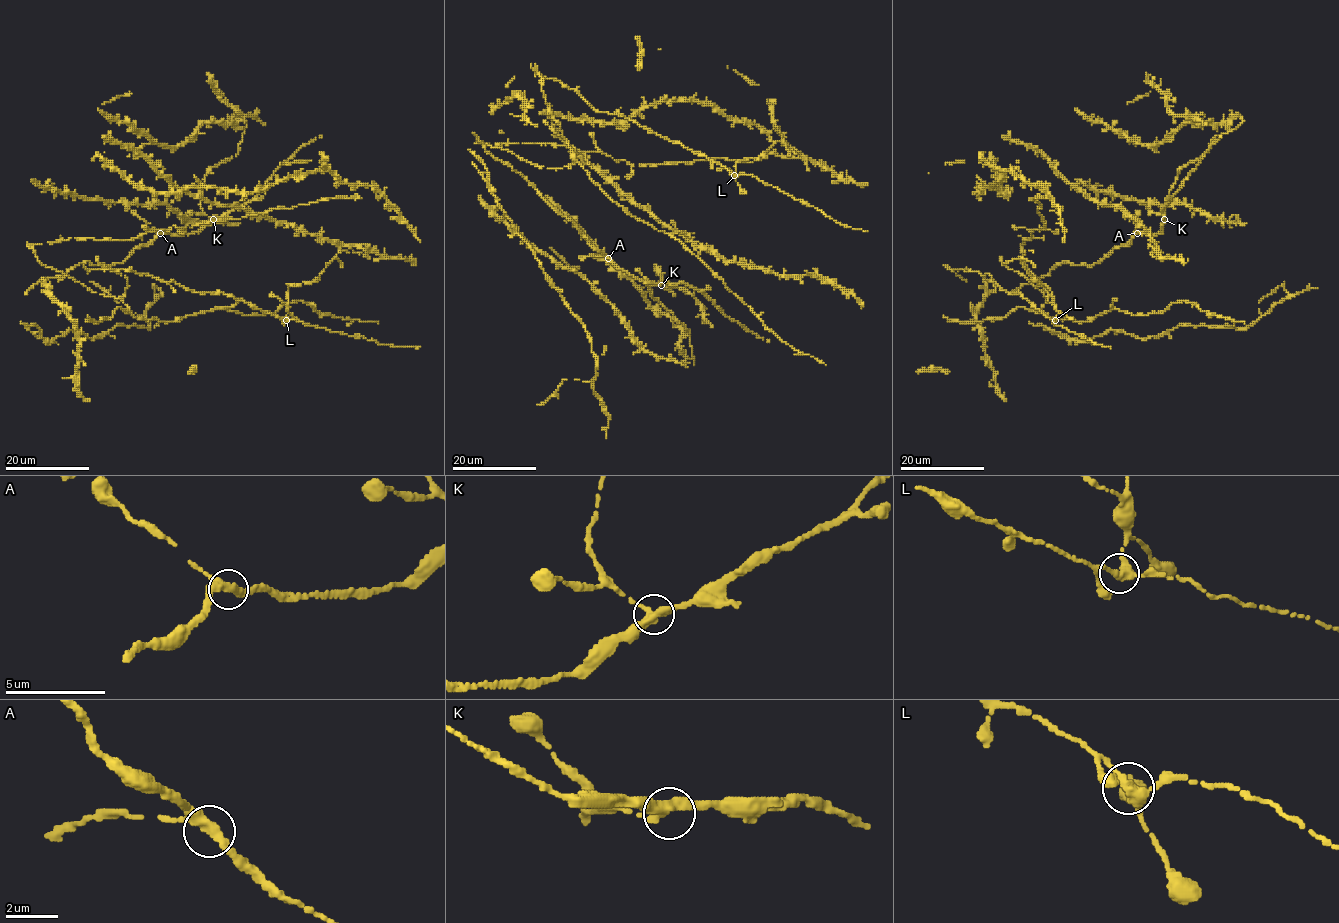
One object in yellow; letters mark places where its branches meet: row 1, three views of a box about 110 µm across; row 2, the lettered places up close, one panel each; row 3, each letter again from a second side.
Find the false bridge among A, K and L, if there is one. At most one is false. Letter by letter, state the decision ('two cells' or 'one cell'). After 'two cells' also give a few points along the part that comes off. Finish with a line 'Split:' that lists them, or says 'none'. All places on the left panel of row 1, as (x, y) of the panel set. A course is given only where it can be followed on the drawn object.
A: one cell
K: one cell
L: one cell
Split: none

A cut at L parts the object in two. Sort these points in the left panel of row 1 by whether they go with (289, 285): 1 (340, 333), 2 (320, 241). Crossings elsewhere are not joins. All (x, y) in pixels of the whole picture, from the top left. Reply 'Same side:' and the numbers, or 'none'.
Same side: 1

